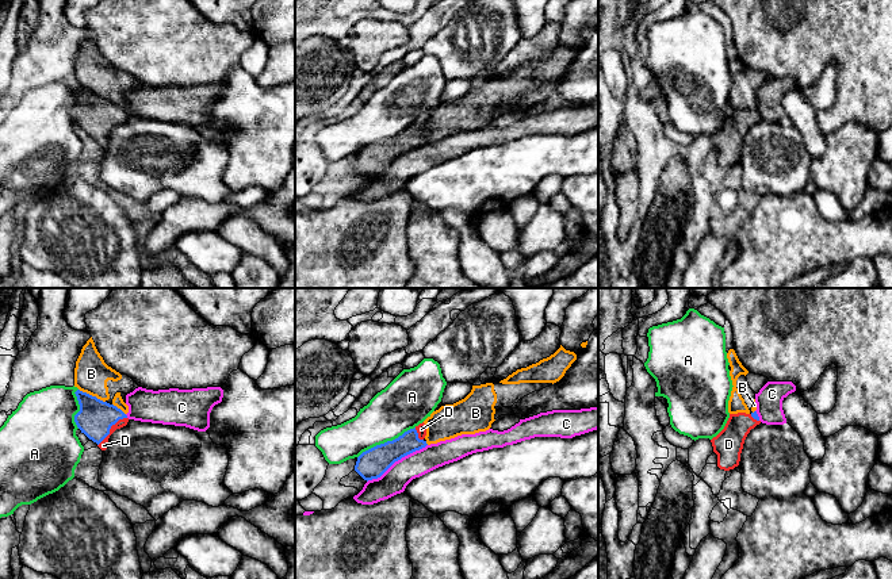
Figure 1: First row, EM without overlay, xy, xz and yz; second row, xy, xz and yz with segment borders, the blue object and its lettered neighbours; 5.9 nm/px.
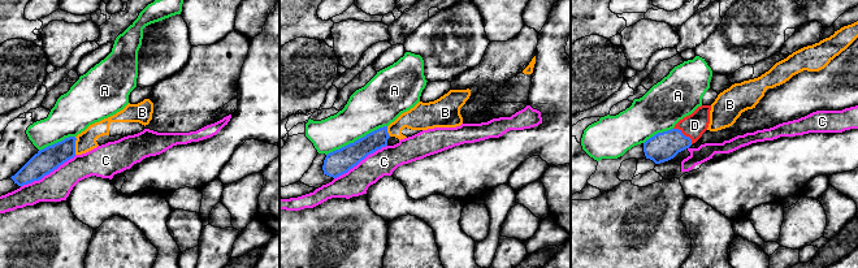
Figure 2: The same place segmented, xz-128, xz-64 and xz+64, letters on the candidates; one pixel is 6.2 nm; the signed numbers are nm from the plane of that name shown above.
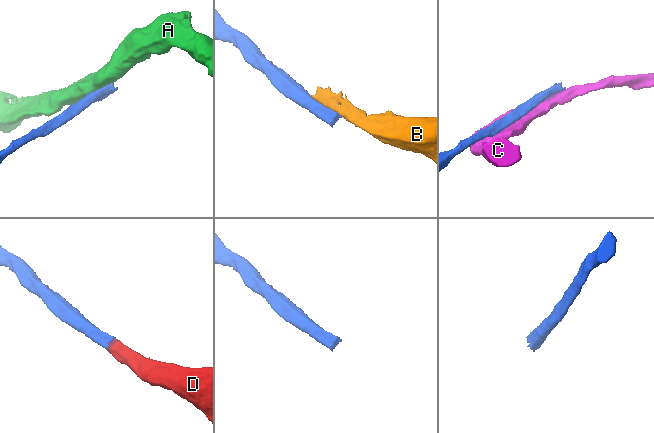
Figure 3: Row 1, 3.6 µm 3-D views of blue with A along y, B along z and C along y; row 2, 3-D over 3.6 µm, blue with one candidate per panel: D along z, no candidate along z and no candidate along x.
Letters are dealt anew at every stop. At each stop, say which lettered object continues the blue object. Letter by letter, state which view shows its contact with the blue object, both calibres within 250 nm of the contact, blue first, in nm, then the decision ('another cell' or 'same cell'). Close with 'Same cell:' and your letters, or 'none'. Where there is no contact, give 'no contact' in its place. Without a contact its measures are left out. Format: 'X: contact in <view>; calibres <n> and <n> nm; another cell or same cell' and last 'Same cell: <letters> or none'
A: contact in xz; calibres 180 and 300 nm; another cell
B: contact in xy; calibres 220 and 200 nm; another cell
C: contact in xz; calibres 180 and 160 nm; another cell
D: contact in xy; calibres 220 and 50 nm; same cell
Same cell: D

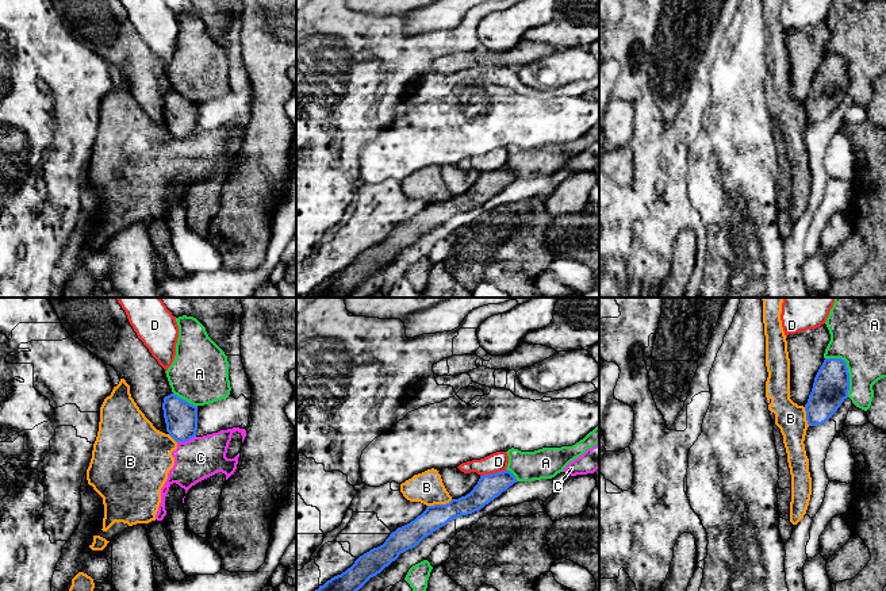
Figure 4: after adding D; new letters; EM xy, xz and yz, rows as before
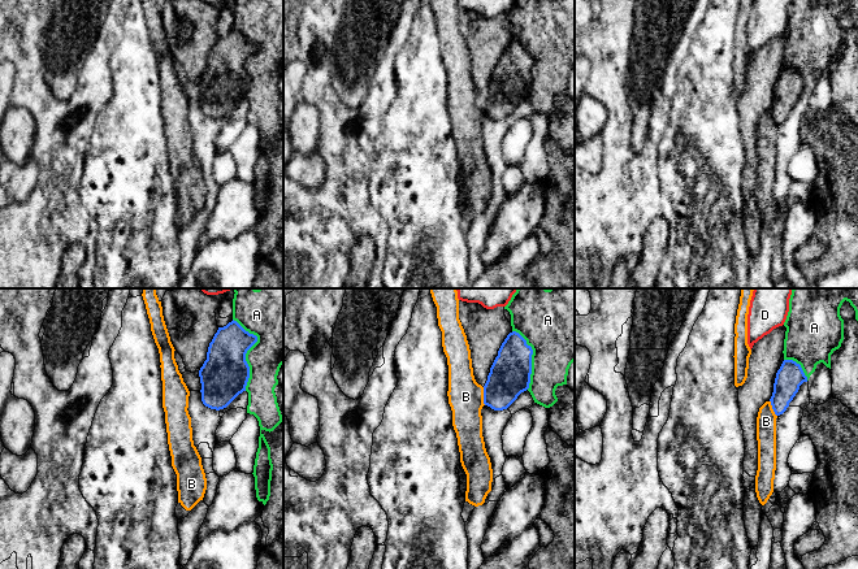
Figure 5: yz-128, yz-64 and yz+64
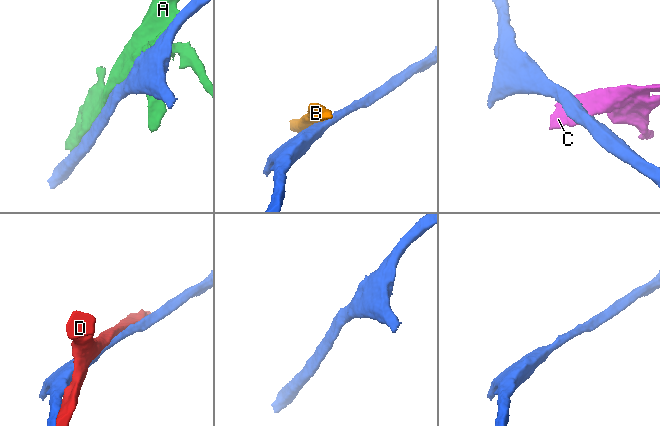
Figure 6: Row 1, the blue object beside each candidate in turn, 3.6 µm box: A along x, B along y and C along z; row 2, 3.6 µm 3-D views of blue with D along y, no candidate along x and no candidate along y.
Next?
A: contact in yz; calibres 220 and 340 nm; another cell
B: contact in xz; calibres 140 and 190 nm; another cell
C: contact in xy; calibres 190 and 260 nm; another cell
D: contact in xz; calibres 150 and 120 nm; another cell
Same cell: none

